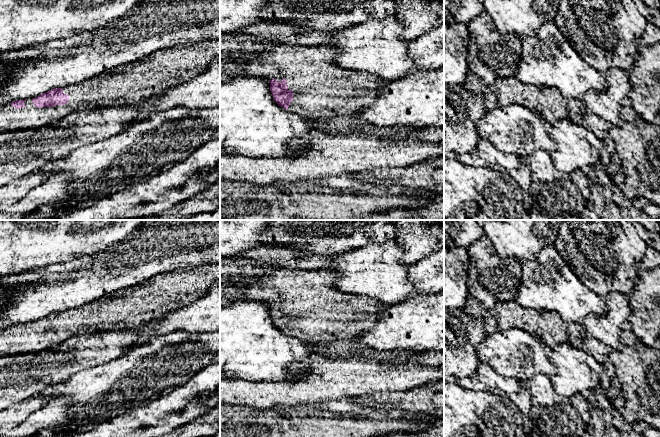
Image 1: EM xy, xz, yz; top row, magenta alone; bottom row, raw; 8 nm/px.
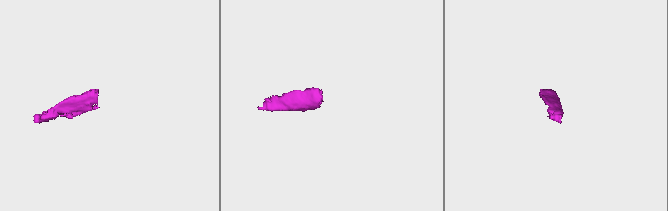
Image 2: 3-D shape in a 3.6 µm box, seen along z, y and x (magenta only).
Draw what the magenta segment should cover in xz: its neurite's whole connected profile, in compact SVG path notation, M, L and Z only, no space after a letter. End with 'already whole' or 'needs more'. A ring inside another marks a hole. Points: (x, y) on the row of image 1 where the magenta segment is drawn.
M280 44L250 57L237 76L260 77L269 81L273 100L285 110L307 120L327 119L345 115L354 116L363 107L374 103L378 92L389 81L379 79L366 71L355 71L339 66L335 59L339 50L329 45L300 46Z | needs more

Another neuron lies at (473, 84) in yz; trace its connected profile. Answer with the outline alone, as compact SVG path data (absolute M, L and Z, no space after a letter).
M470 70L464 86L471 92L479 95L485 103L487 110L493 110L498 106L497 98L490 85L477 78Z

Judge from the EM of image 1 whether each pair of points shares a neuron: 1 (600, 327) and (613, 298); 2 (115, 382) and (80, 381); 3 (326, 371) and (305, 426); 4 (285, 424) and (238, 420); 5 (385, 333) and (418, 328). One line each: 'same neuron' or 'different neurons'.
1: same neuron
2: same neuron
3: different neurons
4: same neuron
5: same neuron

